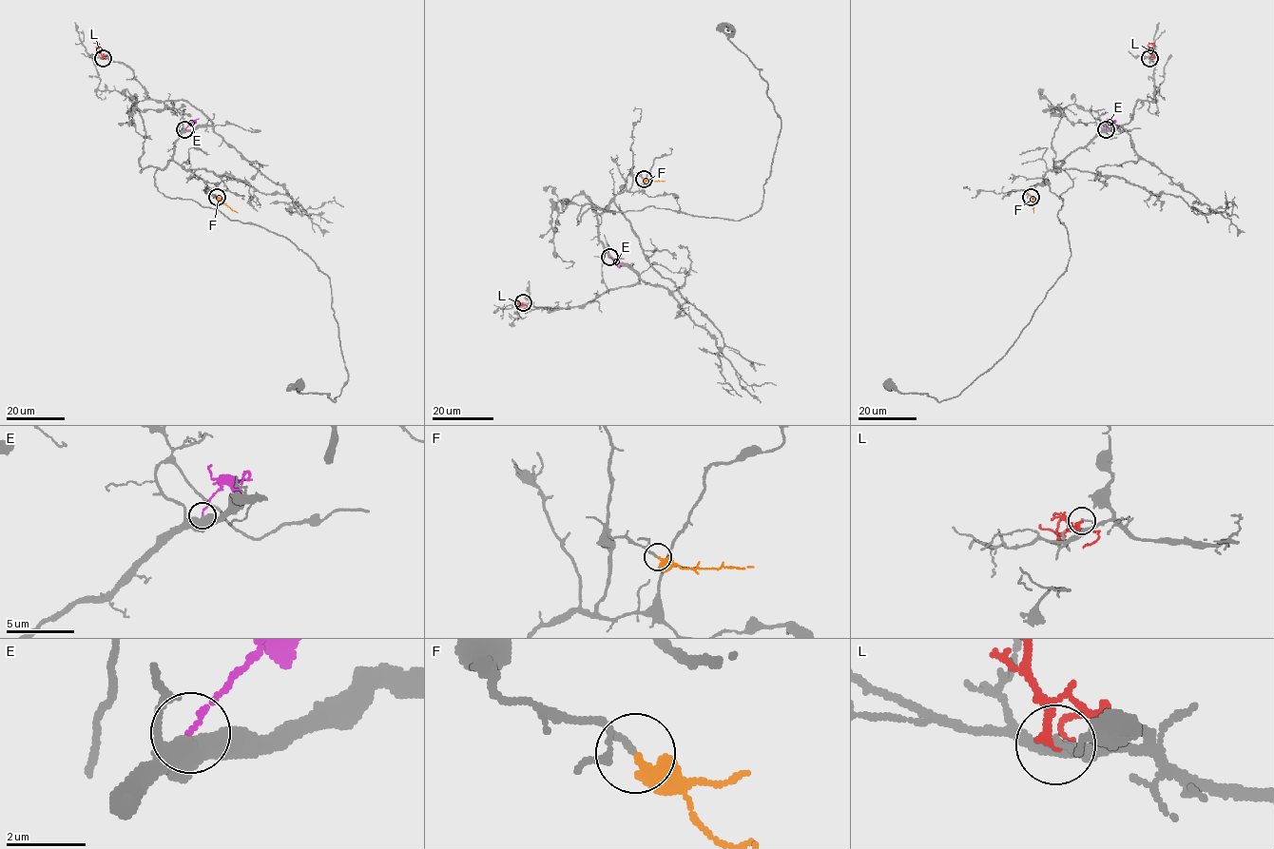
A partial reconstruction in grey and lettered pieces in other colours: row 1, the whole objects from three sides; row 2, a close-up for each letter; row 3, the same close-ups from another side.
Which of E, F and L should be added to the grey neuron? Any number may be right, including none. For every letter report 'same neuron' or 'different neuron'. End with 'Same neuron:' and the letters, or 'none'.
E: different neuron
F: same neuron
L: different neuron
Same neuron: F

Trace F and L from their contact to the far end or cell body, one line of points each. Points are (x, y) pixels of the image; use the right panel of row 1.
F: (1031, 197), (1033, 213)
L: (1149, 58), (1153, 45), (1148, 44)

